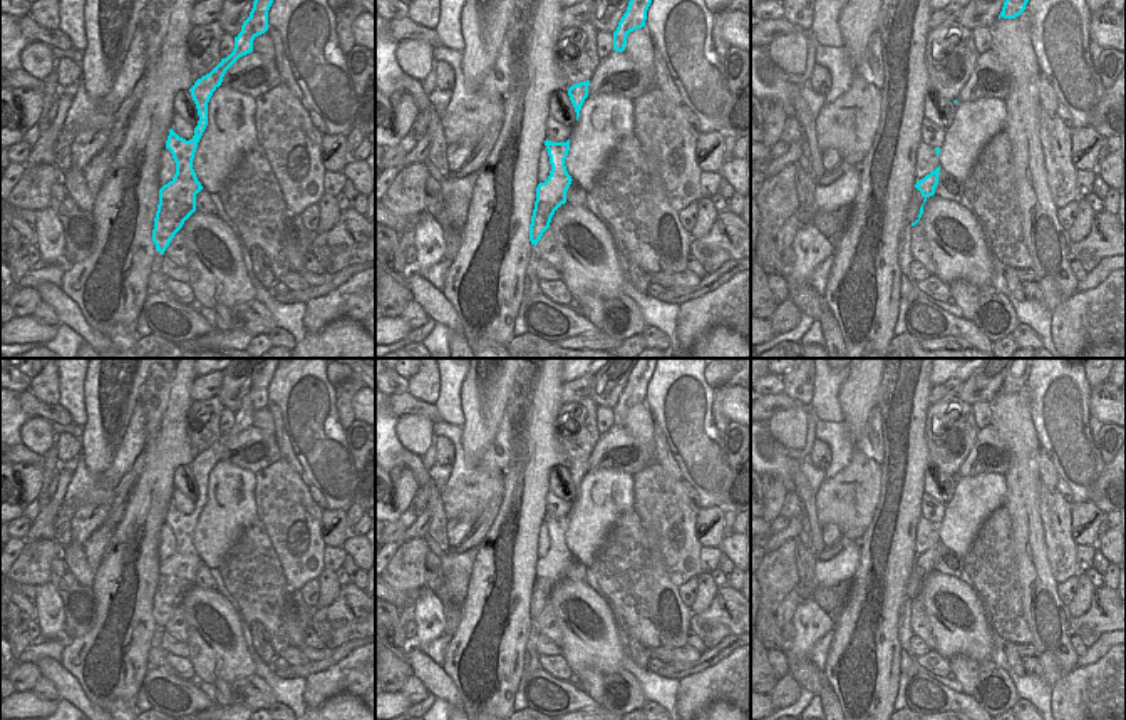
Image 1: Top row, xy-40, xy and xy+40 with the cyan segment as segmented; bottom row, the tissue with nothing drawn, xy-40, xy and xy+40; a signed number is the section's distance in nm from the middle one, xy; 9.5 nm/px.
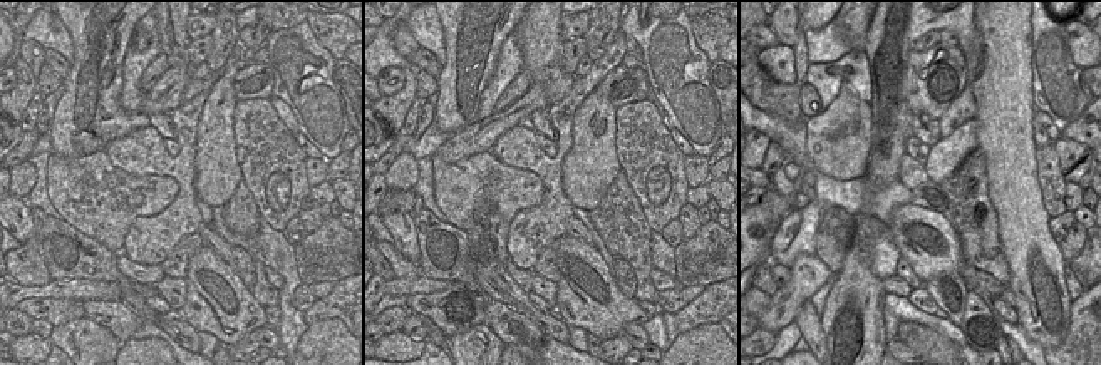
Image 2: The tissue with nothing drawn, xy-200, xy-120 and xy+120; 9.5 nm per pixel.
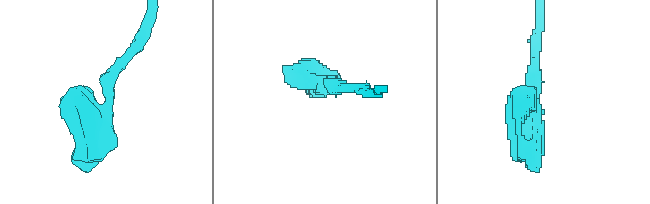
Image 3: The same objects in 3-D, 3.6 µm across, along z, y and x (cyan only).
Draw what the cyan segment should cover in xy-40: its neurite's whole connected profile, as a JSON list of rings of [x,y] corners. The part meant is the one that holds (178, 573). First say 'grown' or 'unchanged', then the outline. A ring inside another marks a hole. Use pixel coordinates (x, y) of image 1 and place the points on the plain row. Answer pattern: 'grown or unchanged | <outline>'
unchanged | [[[263,358],[253,377],[250,392],[243,397],[241,407],[235,412],[235,424],[206,450],[198,454],[189,464],[198,484],[198,501],[194,511],[186,516],[173,504],[166,516],[176,537],[174,553],[159,564],[159,579],[154,593],[152,616],[156,626],[163,628],[184,596],[196,586],[196,569],[203,564],[193,544],[198,517],[208,501],[208,477],[221,460],[226,445],[243,430],[253,427],[253,415],[268,405],[268,385],[282,358]]]

